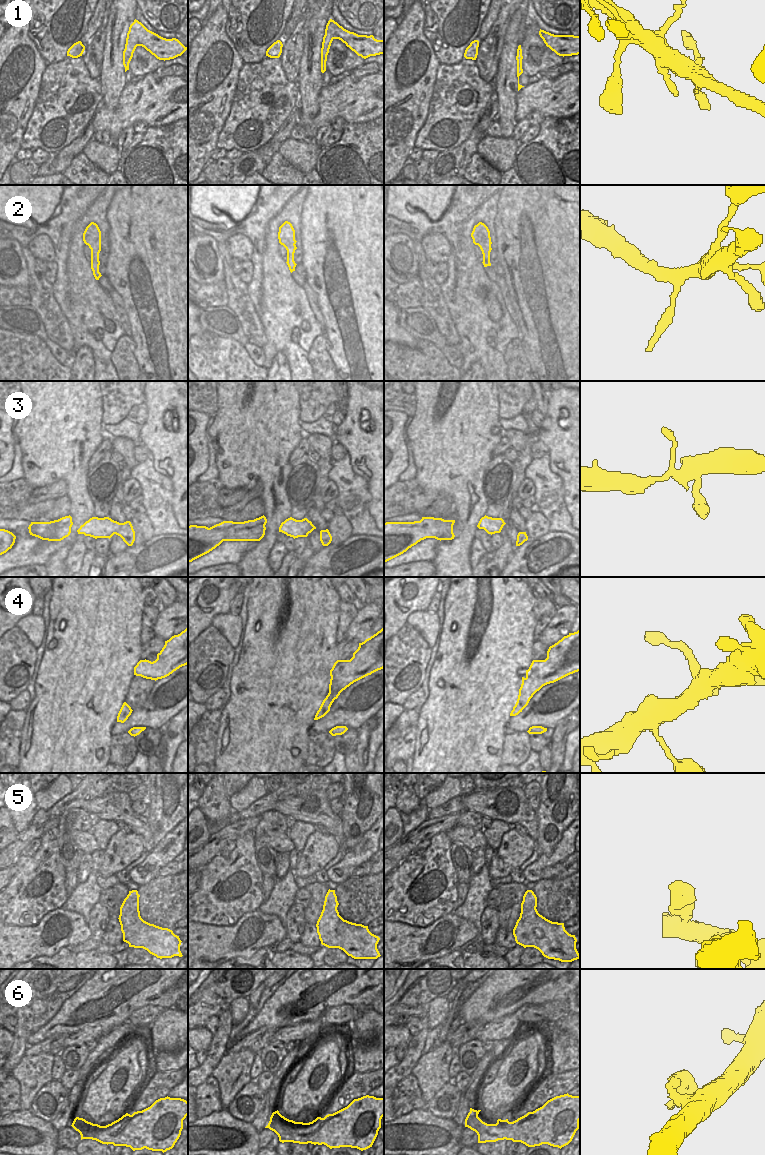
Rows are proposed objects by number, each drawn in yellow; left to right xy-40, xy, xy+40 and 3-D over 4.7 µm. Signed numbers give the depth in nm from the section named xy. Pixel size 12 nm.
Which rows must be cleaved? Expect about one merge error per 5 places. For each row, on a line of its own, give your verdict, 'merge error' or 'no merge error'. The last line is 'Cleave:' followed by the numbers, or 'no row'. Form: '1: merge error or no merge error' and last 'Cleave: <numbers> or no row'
1: no merge error
2: no merge error
3: no merge error
4: no merge error
5: merge error
6: no merge error
Cleave: 5

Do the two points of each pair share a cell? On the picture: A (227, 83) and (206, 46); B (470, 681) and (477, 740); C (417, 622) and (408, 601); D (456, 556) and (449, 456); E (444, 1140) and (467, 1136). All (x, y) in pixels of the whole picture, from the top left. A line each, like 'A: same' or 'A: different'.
A: same
B: same
C: different
D: same
E: different

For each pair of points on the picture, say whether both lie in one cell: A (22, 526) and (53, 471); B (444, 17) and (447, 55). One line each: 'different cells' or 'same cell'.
A: different cells
B: same cell

